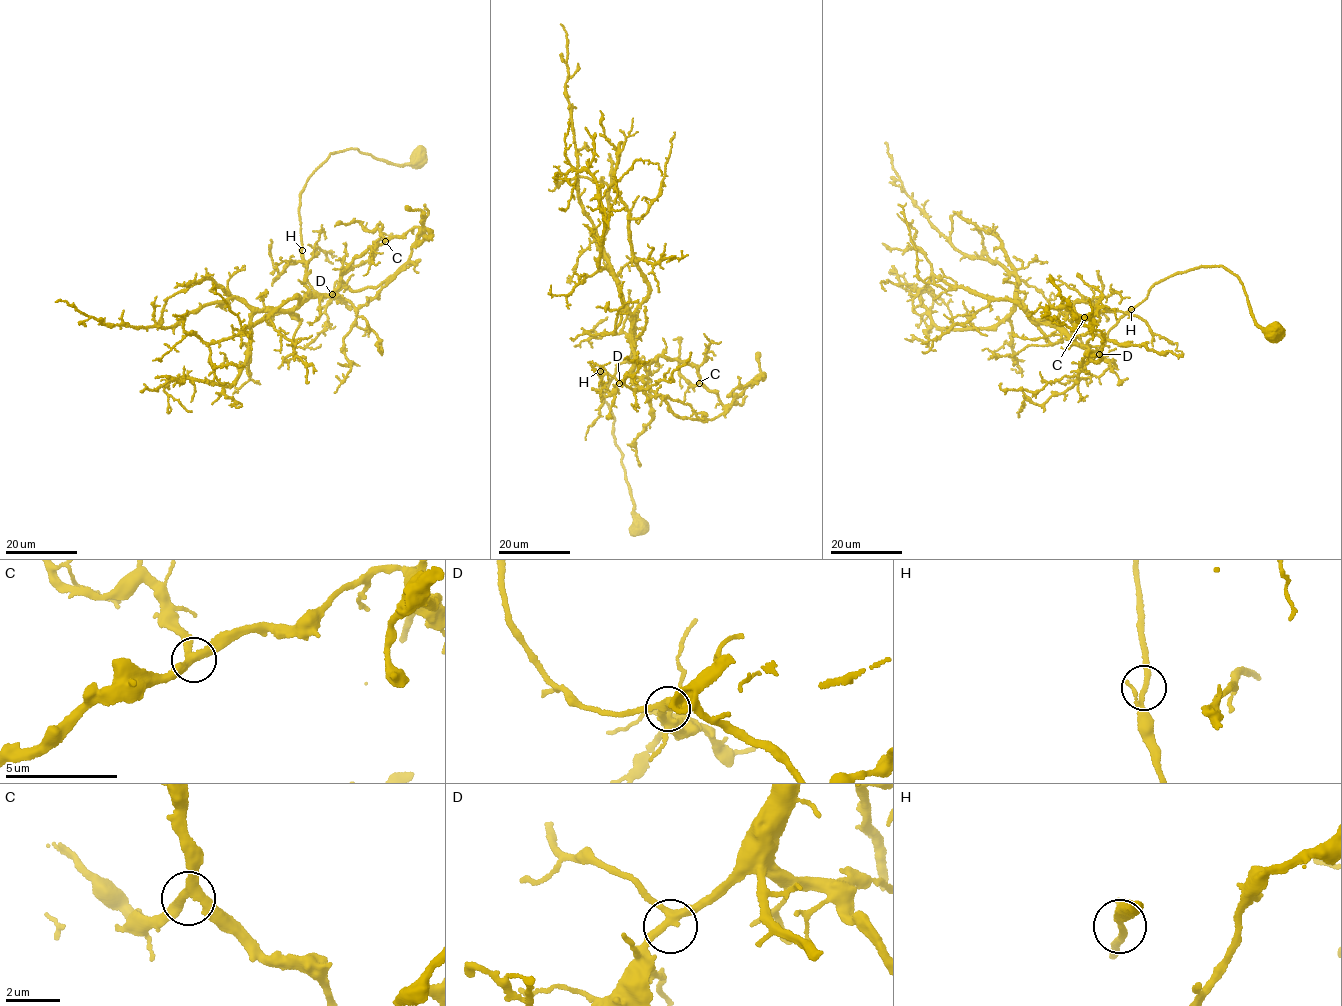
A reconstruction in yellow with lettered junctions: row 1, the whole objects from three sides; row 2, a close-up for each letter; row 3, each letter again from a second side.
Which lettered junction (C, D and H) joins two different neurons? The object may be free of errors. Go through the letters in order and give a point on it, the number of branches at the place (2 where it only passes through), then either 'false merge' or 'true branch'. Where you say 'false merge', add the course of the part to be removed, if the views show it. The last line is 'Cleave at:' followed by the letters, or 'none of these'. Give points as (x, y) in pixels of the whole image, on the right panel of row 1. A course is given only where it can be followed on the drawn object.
C: at (1084, 317); 3 branches meet; true branch
D: at (1099, 354); 3 branches meet; true branch
H: at (1131, 309); 3 branches meet; true branch
Cleave at: none of these

